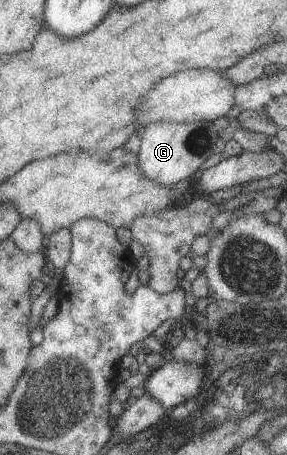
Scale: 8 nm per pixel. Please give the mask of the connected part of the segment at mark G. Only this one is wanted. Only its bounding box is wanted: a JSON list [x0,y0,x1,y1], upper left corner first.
[137,120,220,186]

